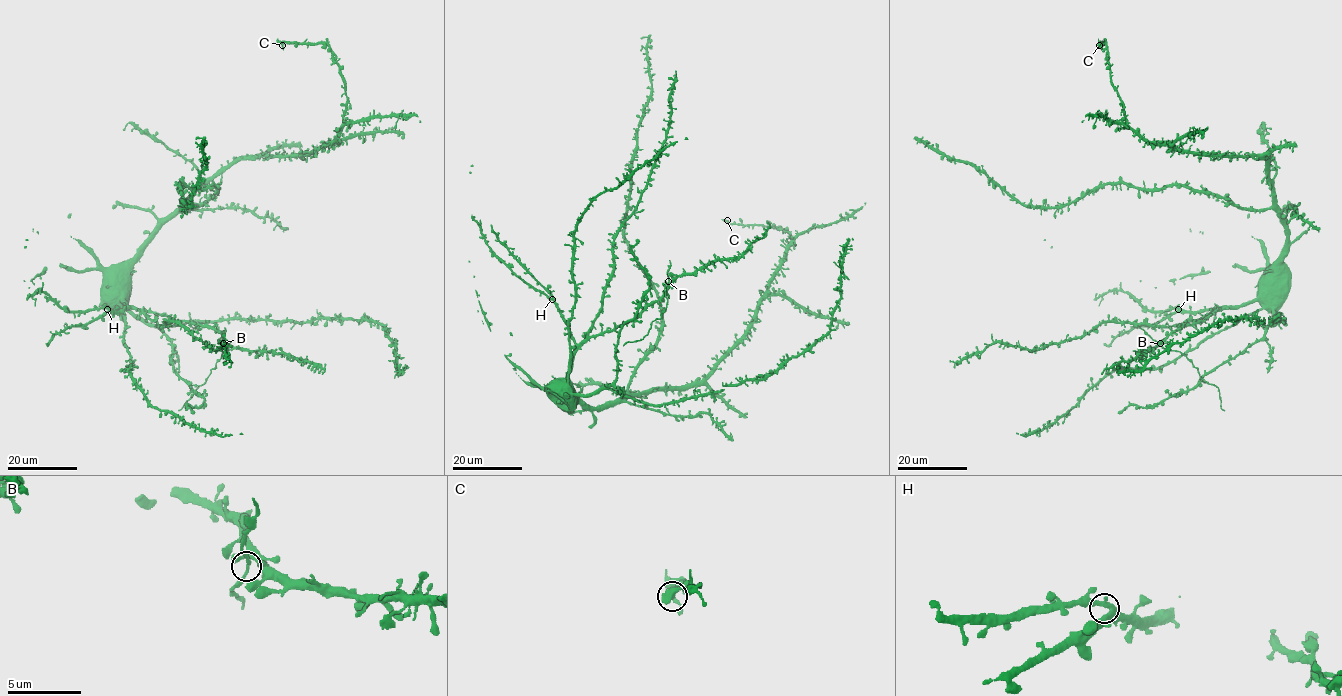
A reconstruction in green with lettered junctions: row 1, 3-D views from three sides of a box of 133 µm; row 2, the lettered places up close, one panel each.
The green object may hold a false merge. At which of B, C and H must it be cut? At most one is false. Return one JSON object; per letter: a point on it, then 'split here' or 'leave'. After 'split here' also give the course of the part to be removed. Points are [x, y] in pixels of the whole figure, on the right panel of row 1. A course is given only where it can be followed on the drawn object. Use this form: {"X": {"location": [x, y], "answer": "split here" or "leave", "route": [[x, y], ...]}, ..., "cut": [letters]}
{"B": {"location": [1160, 343], "answer": "leave"}, "C": {"location": [1099, 45], "answer": "leave"}, "H": {"location": [1178, 309], "answer": "leave"}, "cut": []}

